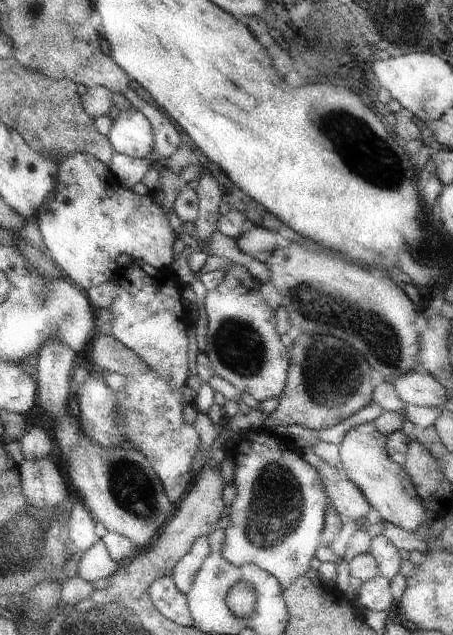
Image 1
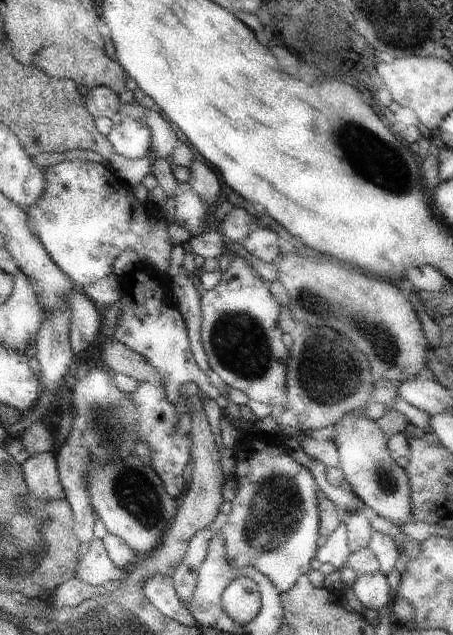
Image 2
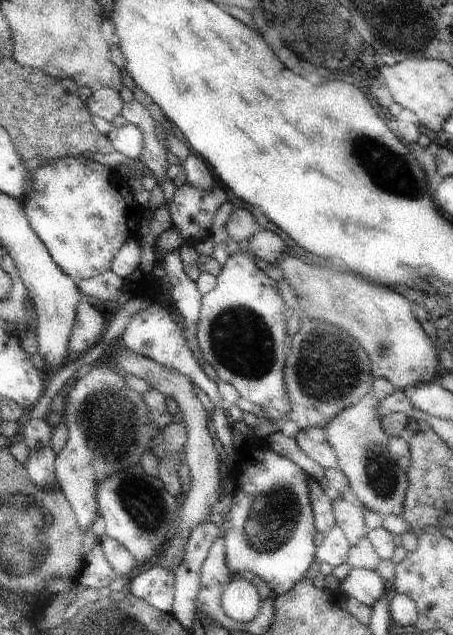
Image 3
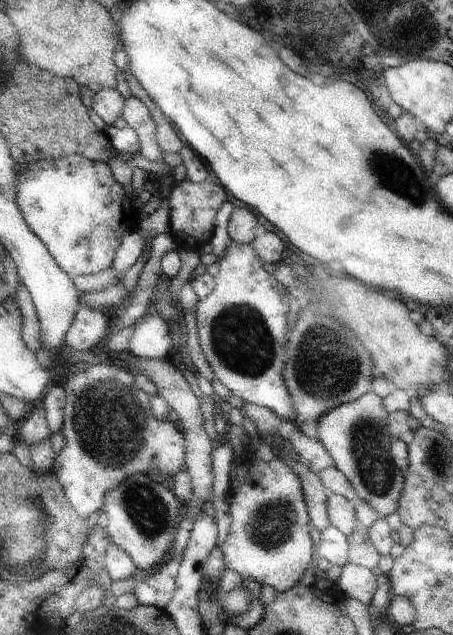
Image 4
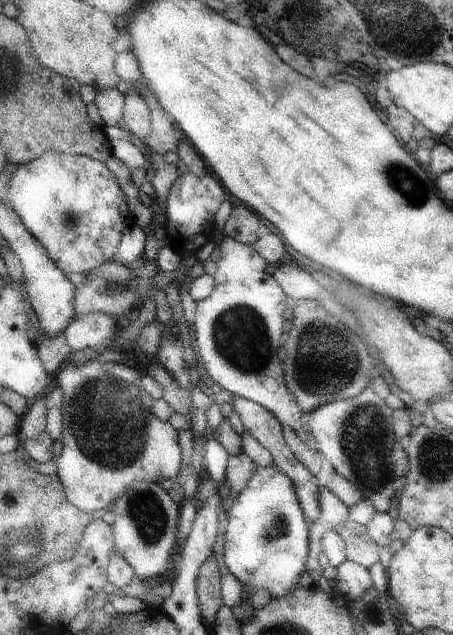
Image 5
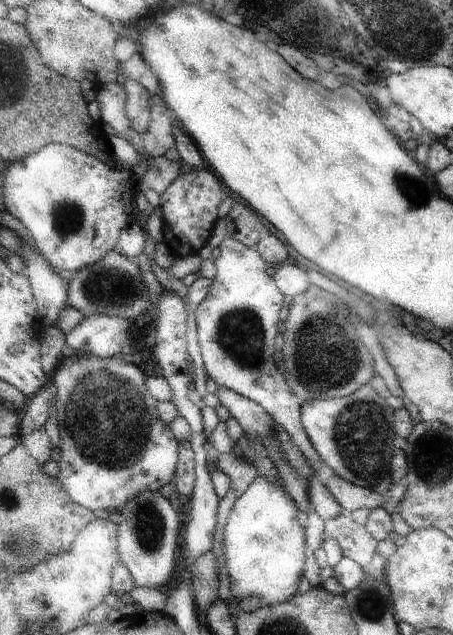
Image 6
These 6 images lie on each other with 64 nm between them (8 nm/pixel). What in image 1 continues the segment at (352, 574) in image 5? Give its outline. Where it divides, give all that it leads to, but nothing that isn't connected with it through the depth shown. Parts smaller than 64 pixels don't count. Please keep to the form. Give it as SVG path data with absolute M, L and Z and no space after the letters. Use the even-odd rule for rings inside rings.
M381 574L362 583L357 599L363 608L371 610L389 610L391 606L398 605L391 590L390 578Z

